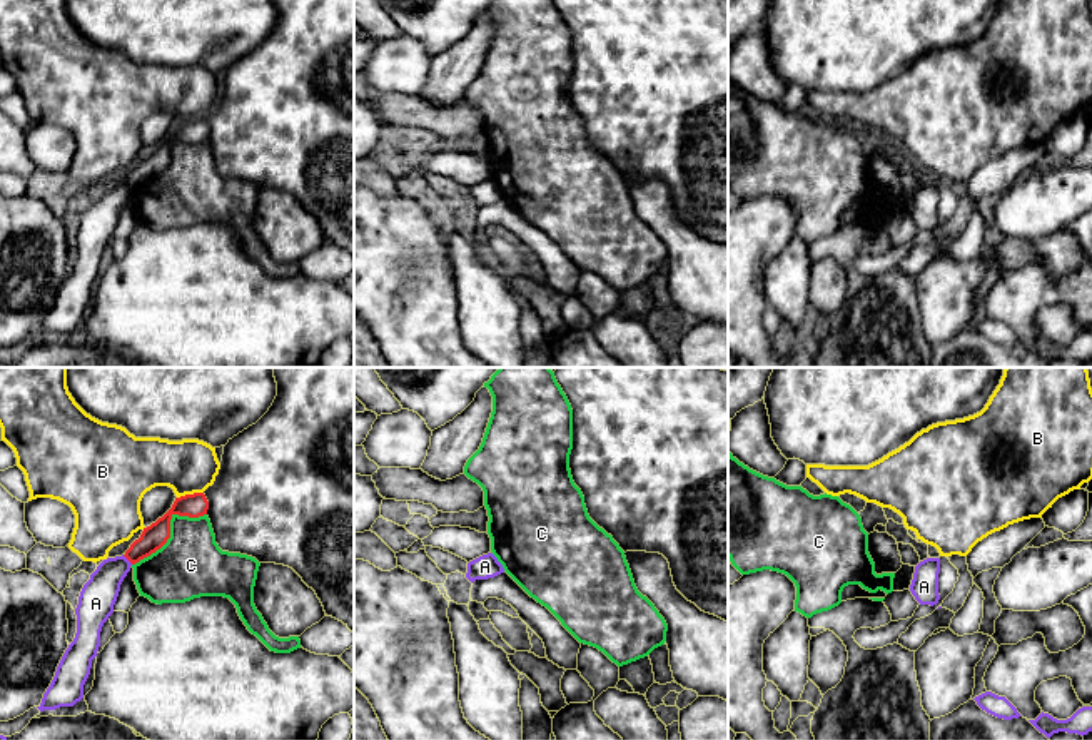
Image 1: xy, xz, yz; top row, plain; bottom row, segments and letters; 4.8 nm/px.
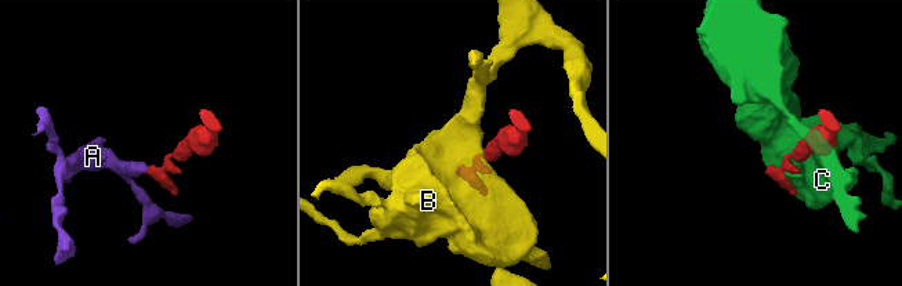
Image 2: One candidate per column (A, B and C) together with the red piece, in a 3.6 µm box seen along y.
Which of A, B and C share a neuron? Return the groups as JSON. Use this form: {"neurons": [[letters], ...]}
{"neurons": [["A"], ["B"], ["C"]]}

